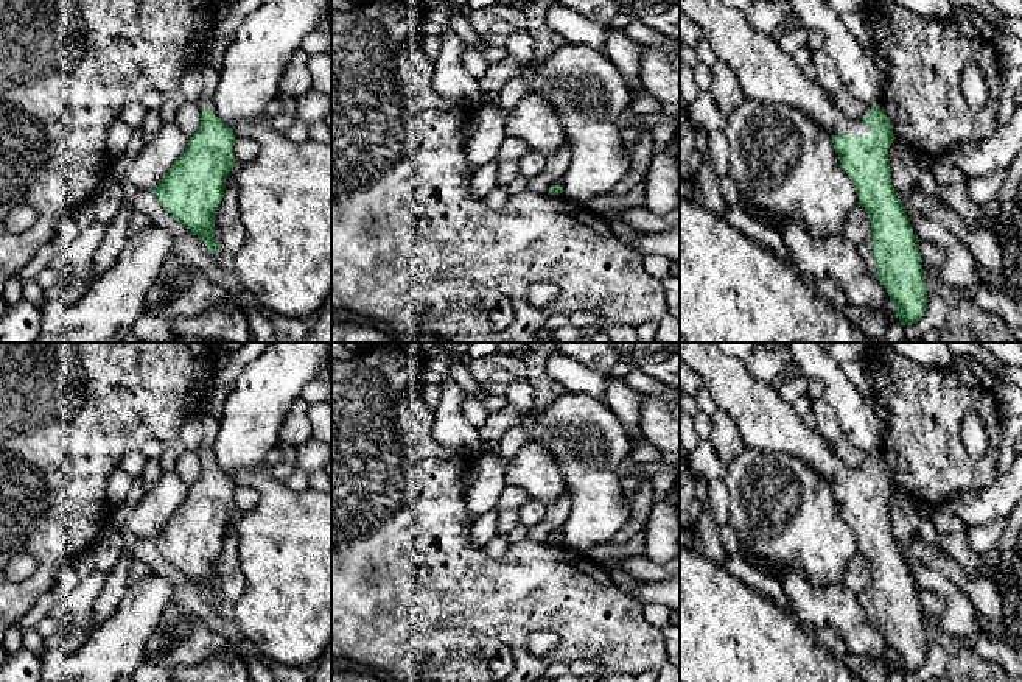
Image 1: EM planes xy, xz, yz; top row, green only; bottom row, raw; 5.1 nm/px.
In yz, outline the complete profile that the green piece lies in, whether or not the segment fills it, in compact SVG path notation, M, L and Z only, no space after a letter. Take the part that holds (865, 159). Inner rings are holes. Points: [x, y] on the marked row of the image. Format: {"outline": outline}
{"outline": "M680 0L680 11L702 28L719 59L736 73L745 98L795 107L832 137L840 165L870 215L877 279L902 325L916 324L927 310L929 290L919 240L891 184L888 149L896 137L884 106L860 118L846 117L818 81L809 79L770 34L751 28L737 8L720 0Z"}

